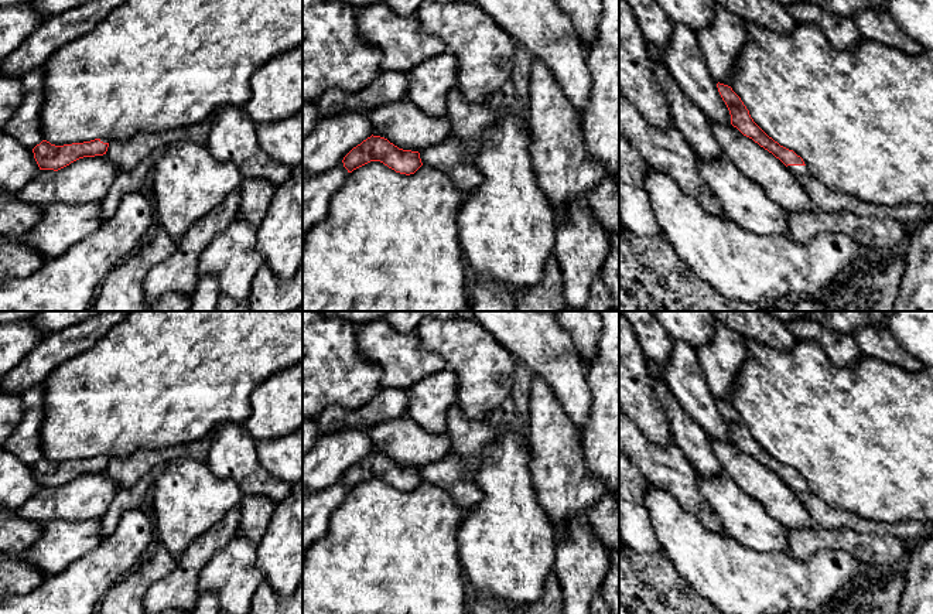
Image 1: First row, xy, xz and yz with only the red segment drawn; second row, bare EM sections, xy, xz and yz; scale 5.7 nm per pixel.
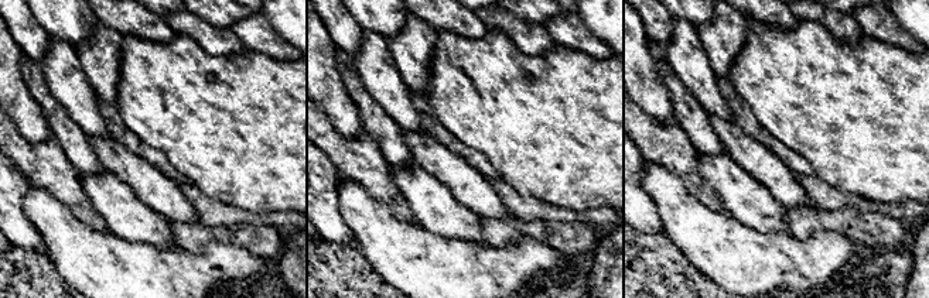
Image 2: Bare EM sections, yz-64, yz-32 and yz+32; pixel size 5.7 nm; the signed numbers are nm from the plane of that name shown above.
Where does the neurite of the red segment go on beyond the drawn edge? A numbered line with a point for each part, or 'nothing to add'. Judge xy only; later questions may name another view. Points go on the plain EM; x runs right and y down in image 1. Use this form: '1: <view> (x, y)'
nothing to add

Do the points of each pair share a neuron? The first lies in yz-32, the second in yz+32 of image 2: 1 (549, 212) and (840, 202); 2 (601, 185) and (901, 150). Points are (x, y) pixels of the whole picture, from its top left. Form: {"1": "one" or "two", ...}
{"1": "one", "2": "one"}

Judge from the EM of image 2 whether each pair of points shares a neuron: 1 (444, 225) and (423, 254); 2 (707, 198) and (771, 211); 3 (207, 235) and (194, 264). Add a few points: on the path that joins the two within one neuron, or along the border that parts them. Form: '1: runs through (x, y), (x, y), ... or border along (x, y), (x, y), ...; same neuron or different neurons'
1: border along (419, 222), (441, 236), (467, 239), (470, 242); different neurons
2: border along (702, 174), (726, 208); different neurons
3: border along (232, 243), (209, 242), (201, 250), (180, 249); different neurons

